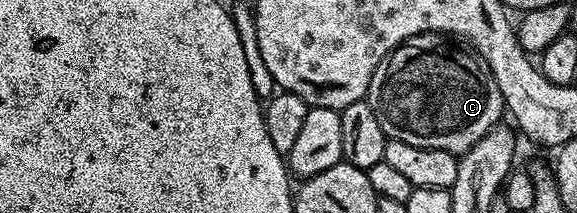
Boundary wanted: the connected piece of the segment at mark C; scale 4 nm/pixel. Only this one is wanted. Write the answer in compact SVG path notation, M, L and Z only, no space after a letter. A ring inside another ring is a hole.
M425 34L423 36L413 36L406 44L399 44L374 70L366 99L369 106L374 110L374 114L382 125L382 130L388 139L397 140L398 142L410 142L410 146L422 146L423 148L433 148L434 150L446 150L447 152L463 154L473 148L491 128L497 127L501 123L500 115L503 117L506 112L504 99L498 90L498 82L494 82L492 71L471 47L443 48L442 45L435 44L432 40L435 39L431 35Z

